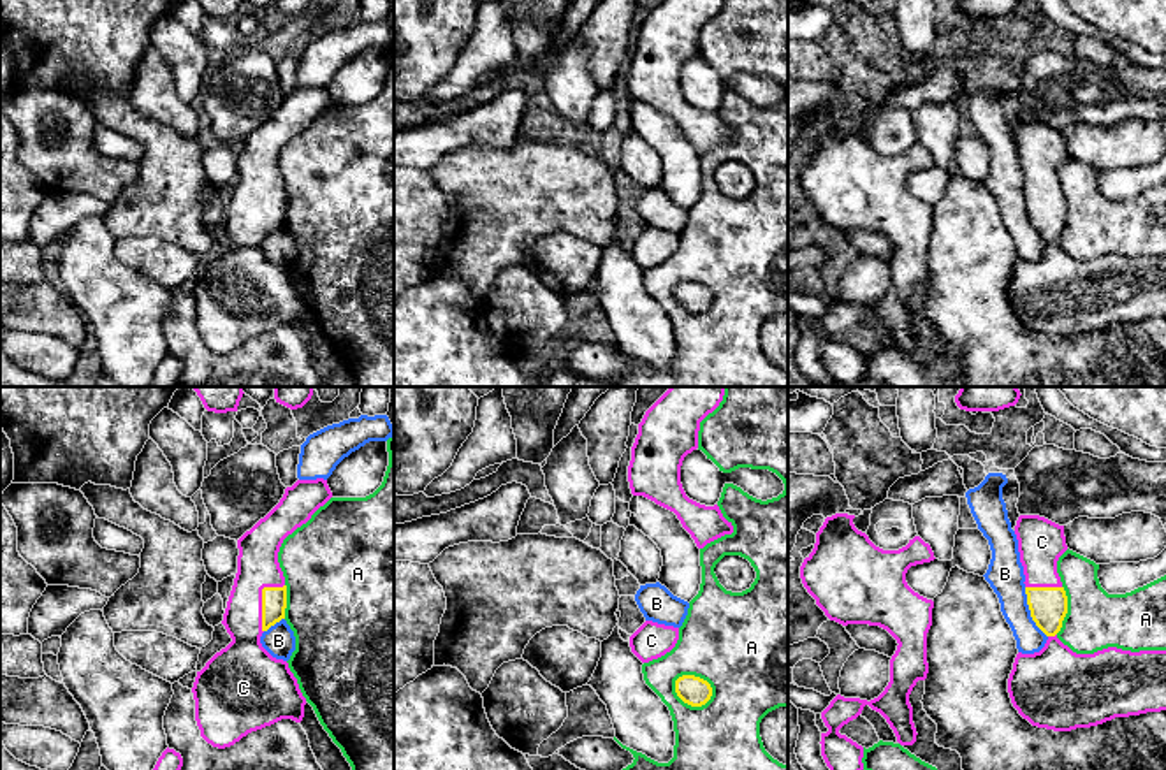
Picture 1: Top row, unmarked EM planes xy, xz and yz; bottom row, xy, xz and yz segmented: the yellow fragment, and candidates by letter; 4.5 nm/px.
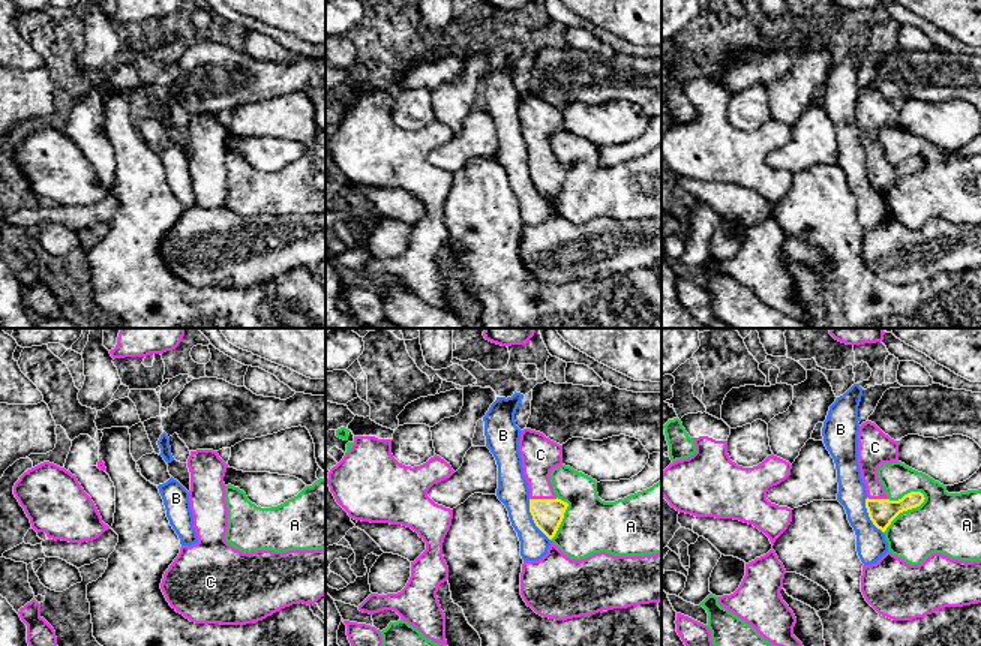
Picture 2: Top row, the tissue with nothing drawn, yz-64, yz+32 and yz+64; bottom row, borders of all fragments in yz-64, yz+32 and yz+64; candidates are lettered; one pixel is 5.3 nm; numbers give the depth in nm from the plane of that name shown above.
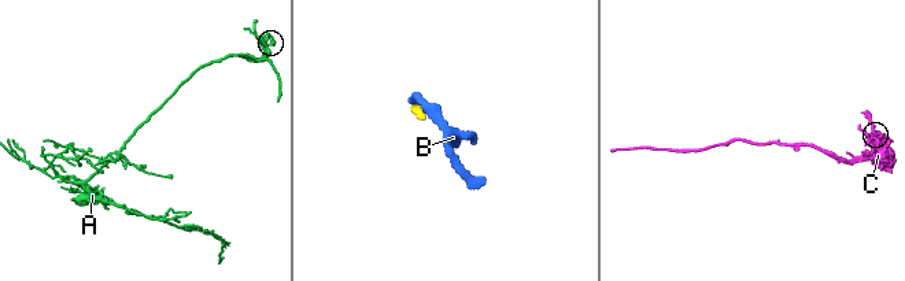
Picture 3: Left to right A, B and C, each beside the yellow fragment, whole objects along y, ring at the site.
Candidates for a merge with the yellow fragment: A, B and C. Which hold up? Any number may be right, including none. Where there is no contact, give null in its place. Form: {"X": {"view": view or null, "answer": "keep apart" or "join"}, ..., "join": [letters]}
{"A": {"view": "xz", "answer": "keep apart"}, "B": {"view": "yz", "answer": "keep apart"}, "C": {"view": "xy", "answer": "join"}, "join": ["C"]}

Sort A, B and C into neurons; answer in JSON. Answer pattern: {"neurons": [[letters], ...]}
{"neurons": [["A"], ["B"], ["C"]]}

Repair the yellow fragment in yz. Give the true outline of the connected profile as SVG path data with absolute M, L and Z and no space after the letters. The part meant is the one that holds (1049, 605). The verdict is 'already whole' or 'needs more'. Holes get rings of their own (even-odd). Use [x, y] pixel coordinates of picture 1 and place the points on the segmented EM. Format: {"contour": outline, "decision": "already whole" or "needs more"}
{"contour": "M1020 515L1015 534L1031 617L1048 636L1039 652L1015 657L1008 693L1018 714L1032 726L1071 731L1166 710L1166 650L1108 647L1076 654L1057 638L1068 614L1057 573L1057 561L1068 550L1064 526Z", "decision": "needs more"}

